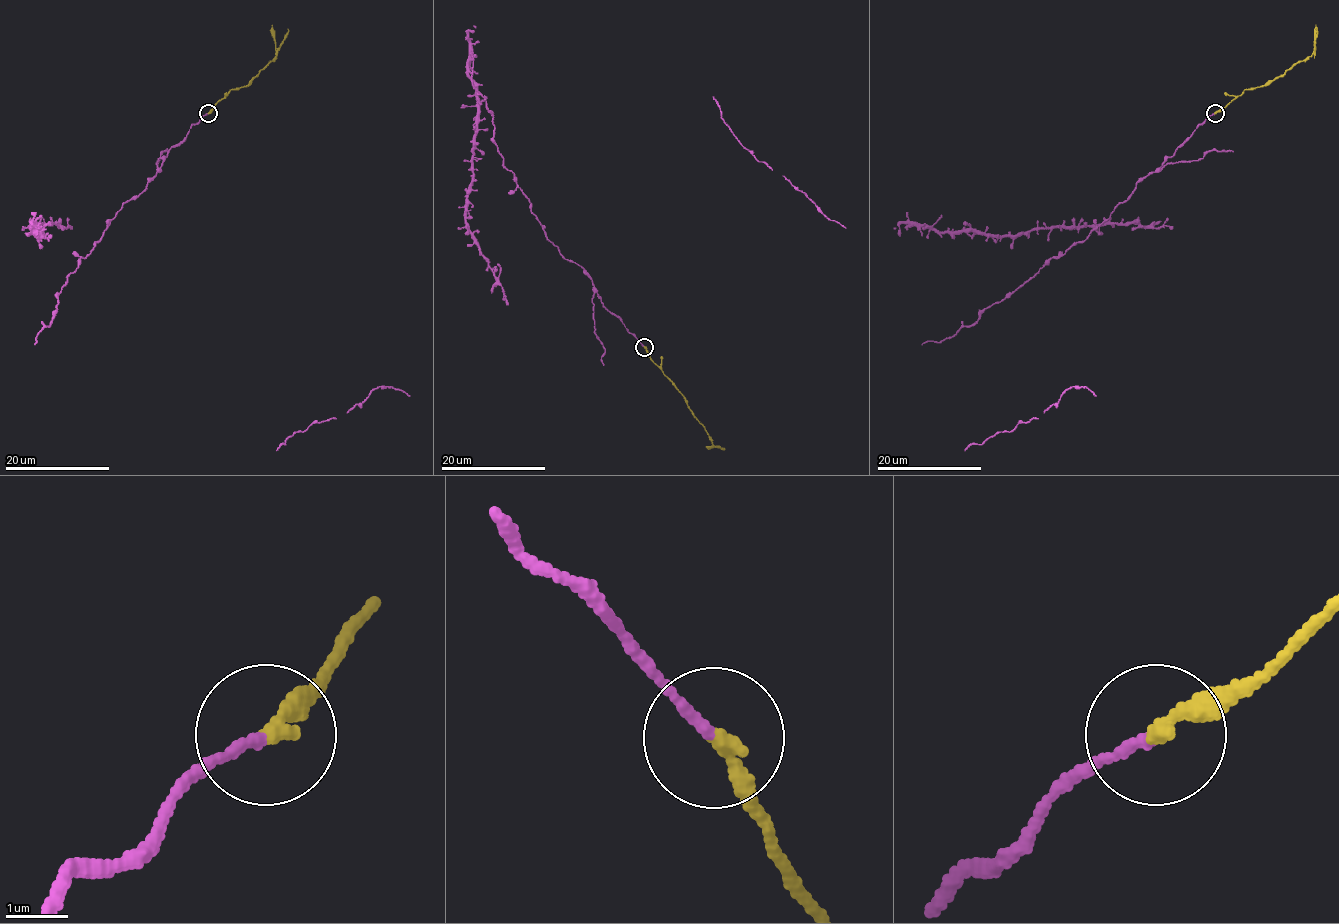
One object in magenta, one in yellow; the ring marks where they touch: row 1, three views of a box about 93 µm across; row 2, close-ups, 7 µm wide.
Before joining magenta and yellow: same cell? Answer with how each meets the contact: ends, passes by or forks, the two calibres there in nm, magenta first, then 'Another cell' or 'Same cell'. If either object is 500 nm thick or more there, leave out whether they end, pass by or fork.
At the ring magenta ends. At the ring yellow ends. Thickness 160 nm (magenta) against 280 nm. Another cell

